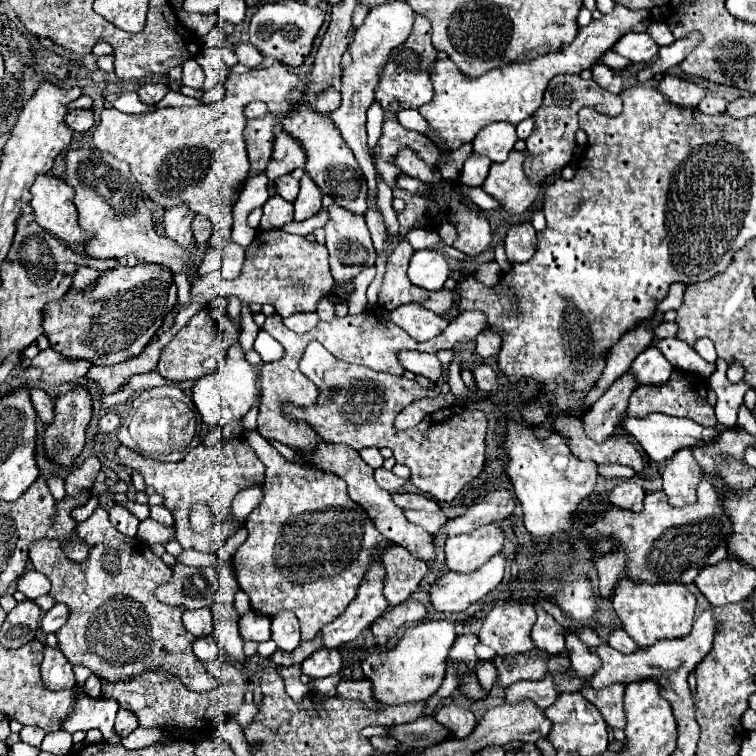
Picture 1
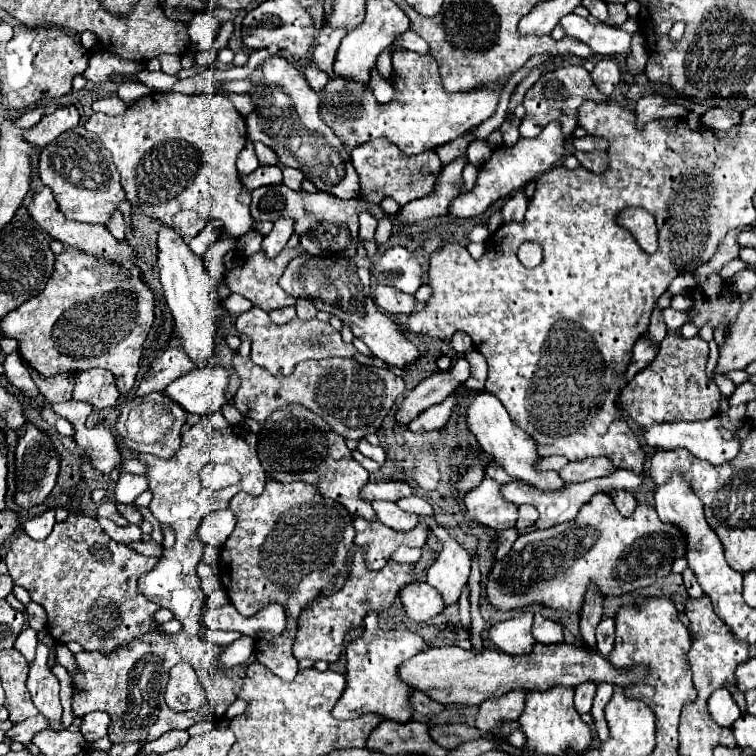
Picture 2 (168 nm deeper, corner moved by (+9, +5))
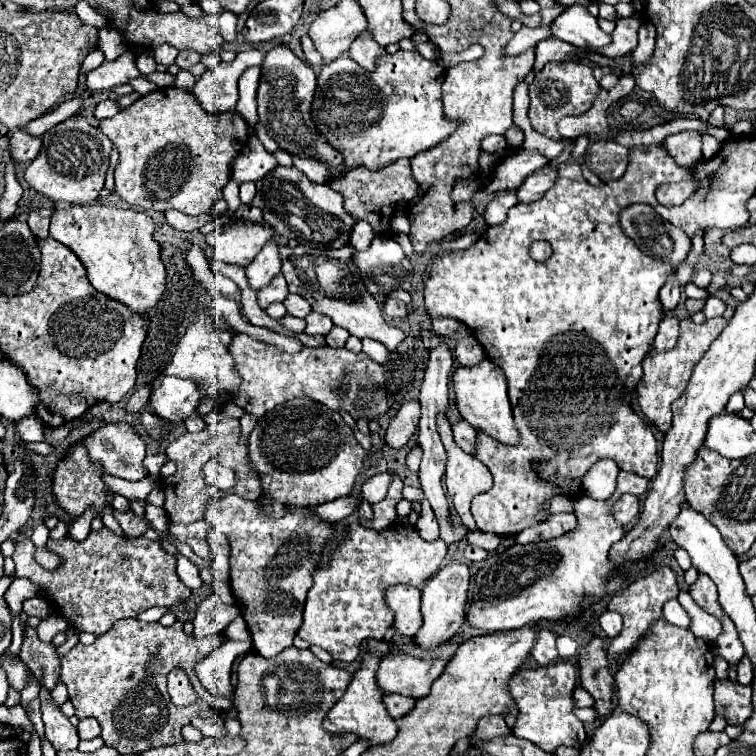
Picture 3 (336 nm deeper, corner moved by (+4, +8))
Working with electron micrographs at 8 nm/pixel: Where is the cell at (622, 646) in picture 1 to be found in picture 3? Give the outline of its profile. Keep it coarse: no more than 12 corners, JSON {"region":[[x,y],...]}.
{"region":[[604,612],[600,626],[606,638],[616,638],[622,630],[618,612]]}

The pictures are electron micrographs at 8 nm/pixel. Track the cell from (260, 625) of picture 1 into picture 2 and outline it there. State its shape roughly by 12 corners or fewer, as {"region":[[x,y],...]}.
{"region":[[207,631],[205,639],[219,647],[227,647],[241,633],[237,631]]}

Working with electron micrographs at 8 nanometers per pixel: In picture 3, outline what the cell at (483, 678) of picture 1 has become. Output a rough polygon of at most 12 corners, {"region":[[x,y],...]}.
{"region":[[448,420],[438,432],[444,474],[460,520],[476,530],[470,500],[492,488],[490,470],[456,446]]}

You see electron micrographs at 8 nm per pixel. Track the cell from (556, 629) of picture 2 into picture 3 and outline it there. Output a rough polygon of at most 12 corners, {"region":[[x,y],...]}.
{"region":[[556,636],[560,658],[578,654],[576,640]]}

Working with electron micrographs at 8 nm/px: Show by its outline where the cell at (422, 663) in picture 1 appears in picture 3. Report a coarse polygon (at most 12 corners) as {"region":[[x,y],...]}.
{"region":[[368,640],[344,696],[324,718],[328,732],[356,732],[374,746],[394,740],[378,664],[396,646]]}

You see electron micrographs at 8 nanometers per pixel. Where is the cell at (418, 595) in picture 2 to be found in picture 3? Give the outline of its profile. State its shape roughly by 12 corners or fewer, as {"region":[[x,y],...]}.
{"region":[[394,586],[386,602],[394,626],[414,636],[422,626],[420,588]]}

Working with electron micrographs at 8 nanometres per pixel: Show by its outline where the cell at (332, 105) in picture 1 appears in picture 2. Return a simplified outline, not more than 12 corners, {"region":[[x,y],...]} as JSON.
{"region":[[313,61],[305,69],[307,83],[319,93],[329,75]]}

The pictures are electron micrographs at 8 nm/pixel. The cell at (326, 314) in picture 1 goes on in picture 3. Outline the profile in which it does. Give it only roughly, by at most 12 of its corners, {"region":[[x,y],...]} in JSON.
{"region":[[298,294],[284,300],[288,314],[306,318],[310,302]]}

